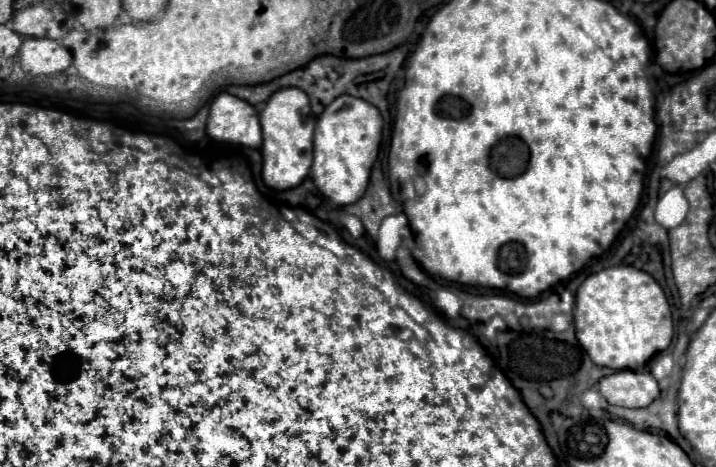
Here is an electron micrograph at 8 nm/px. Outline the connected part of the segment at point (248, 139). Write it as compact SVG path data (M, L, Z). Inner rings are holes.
M220 93L212 101L206 133L214 141L244 145L250 149L260 147L260 121L256 109L230 93Z

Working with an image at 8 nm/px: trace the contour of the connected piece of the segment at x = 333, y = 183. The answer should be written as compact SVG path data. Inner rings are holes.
M352 95L336 97L318 117L314 131L314 163L310 175L318 191L336 205L356 203L366 191L370 169L378 157L380 137L382 115L372 103Z

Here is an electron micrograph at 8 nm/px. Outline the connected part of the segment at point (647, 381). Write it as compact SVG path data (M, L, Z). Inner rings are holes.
M630 369L602 377L598 391L610 405L618 407L648 407L660 395L658 383L650 373L636 373Z

